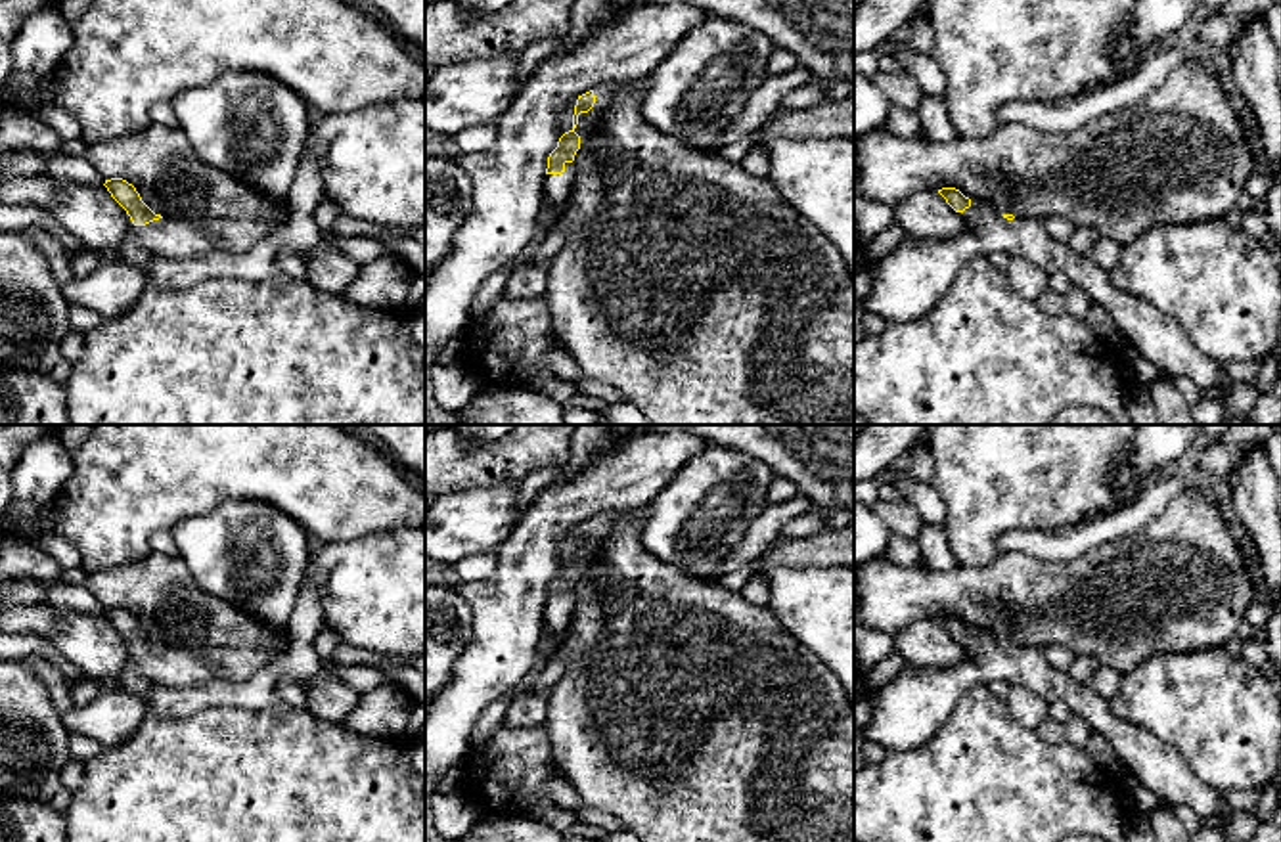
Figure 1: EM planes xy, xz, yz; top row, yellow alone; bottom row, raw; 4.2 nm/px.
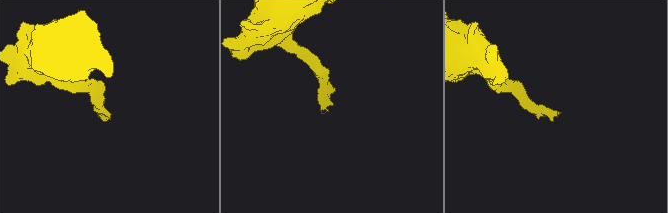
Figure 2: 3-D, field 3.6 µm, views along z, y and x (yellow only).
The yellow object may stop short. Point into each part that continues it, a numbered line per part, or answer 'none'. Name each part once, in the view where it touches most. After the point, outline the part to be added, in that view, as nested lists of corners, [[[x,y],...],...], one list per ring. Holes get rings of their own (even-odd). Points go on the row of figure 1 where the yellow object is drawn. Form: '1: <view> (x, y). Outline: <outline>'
1: xz (588, 121). Outline: [[[607,82],[594,88],[596,103],[588,113],[578,115],[578,124],[574,128],[578,136],[596,130],[603,122],[603,115],[609,111],[611,100],[617,94],[617,90],[618,88],[615,82]]]

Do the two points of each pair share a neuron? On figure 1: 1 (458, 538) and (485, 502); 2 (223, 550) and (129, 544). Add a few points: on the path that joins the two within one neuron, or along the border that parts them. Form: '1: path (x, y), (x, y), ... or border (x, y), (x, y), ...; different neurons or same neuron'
1: path (464, 529), (481, 511); same neuron
2: border (211, 509), (200, 515), (186, 515), (171, 529); different neurons

